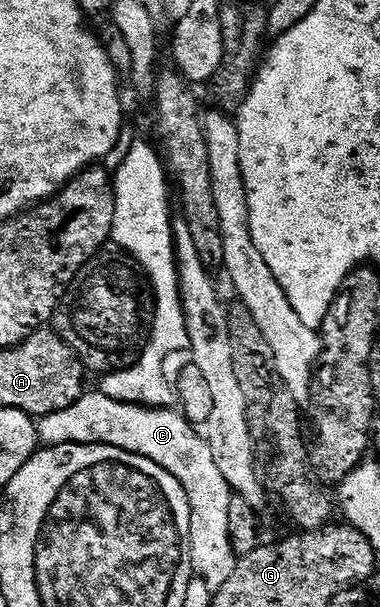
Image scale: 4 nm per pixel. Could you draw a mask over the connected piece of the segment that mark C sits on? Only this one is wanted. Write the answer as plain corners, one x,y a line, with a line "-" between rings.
101,393
82,394
68,409
60,409
37,420
38,437
43,444
59,447
65,443
103,443
140,457
156,461
160,469
172,473
184,489
190,506
190,569
211,589
217,589
232,577
239,558
228,535
228,505
231,497
228,481
212,458
212,449
178,409
141,407
139,403
116,401

